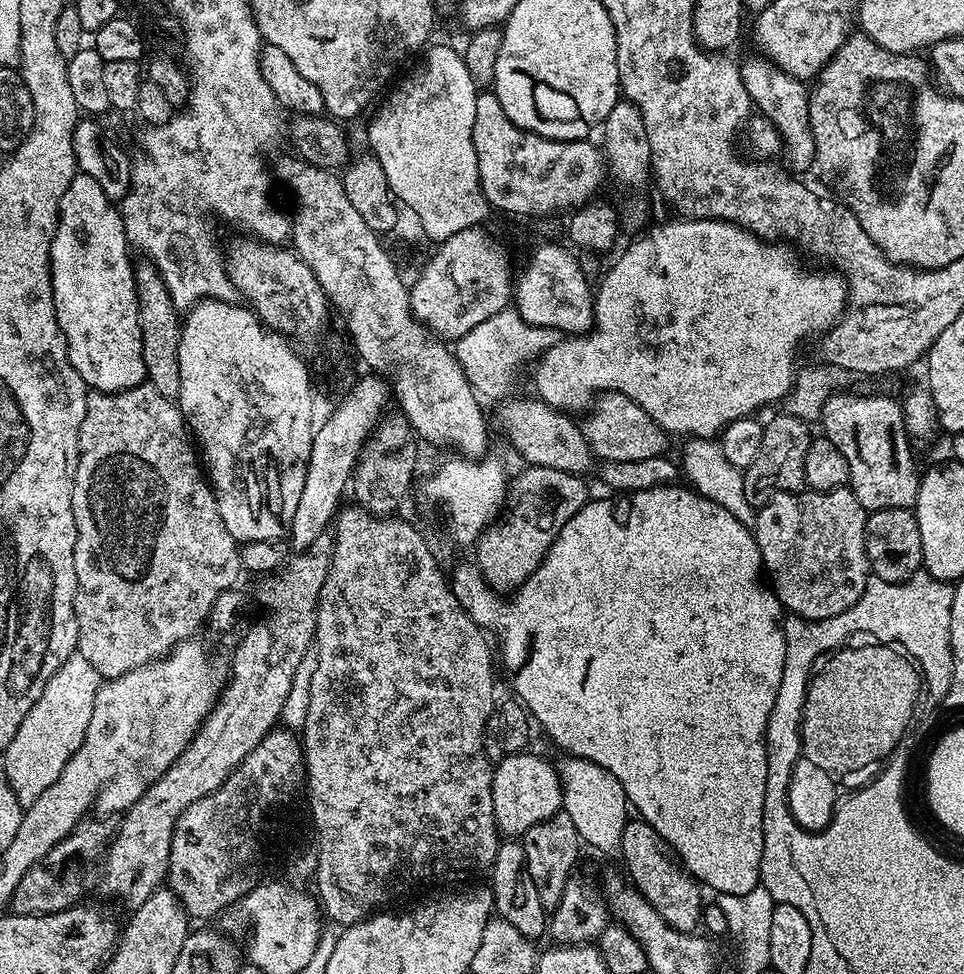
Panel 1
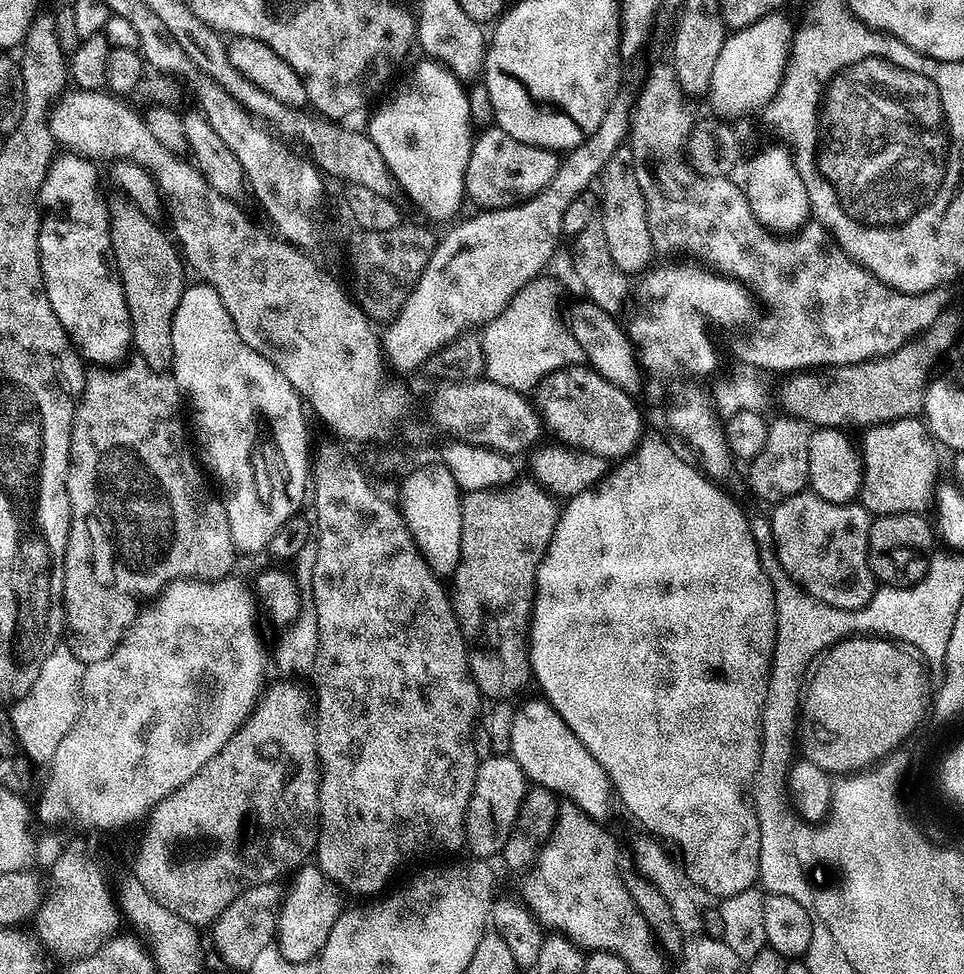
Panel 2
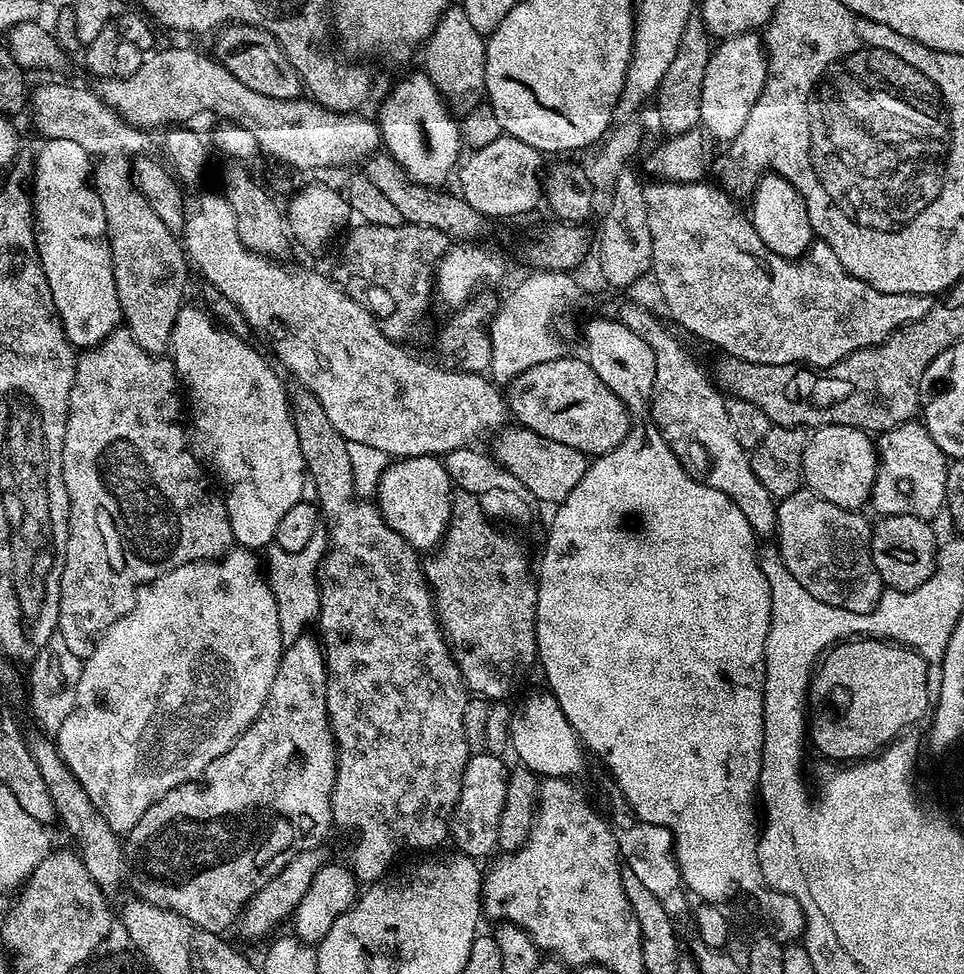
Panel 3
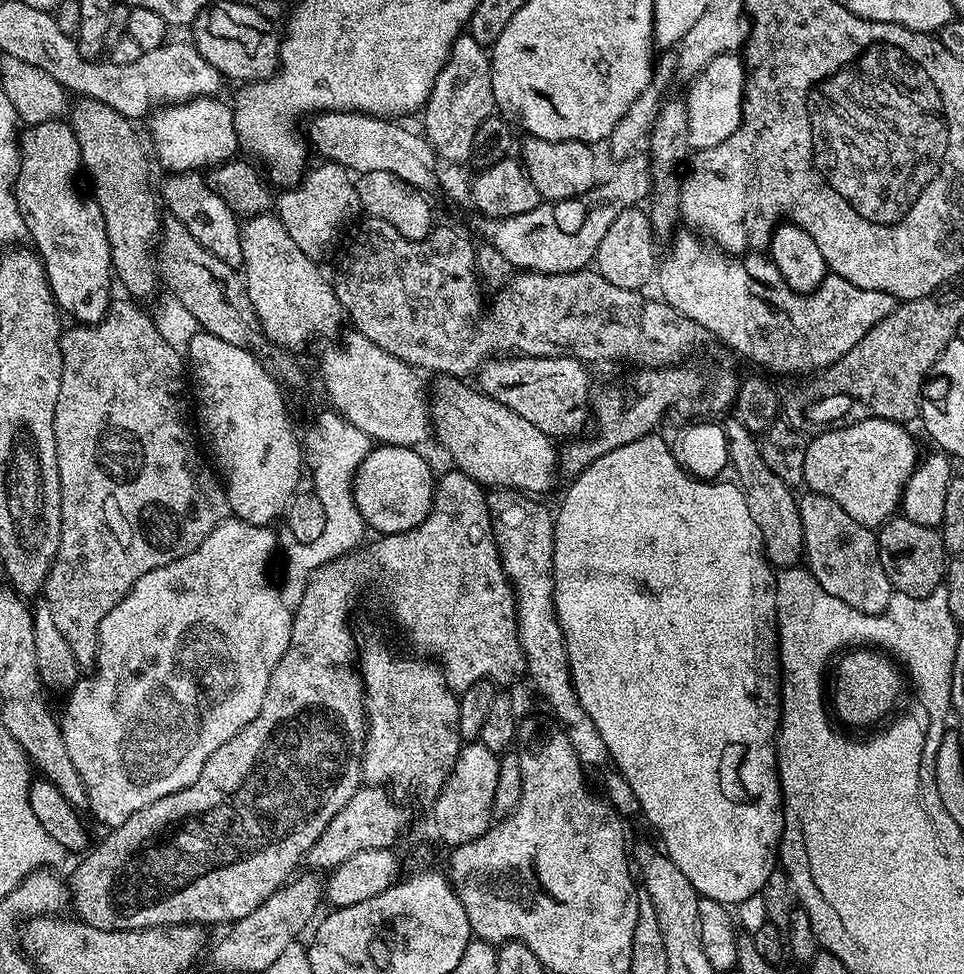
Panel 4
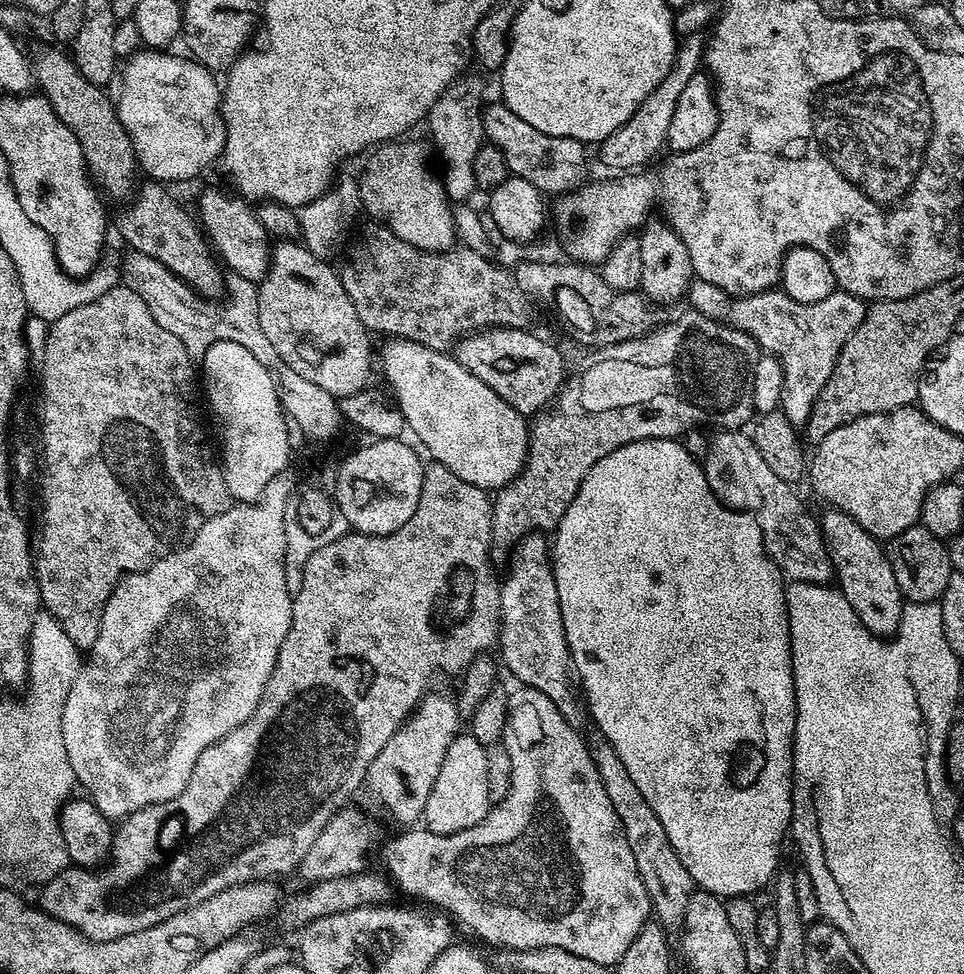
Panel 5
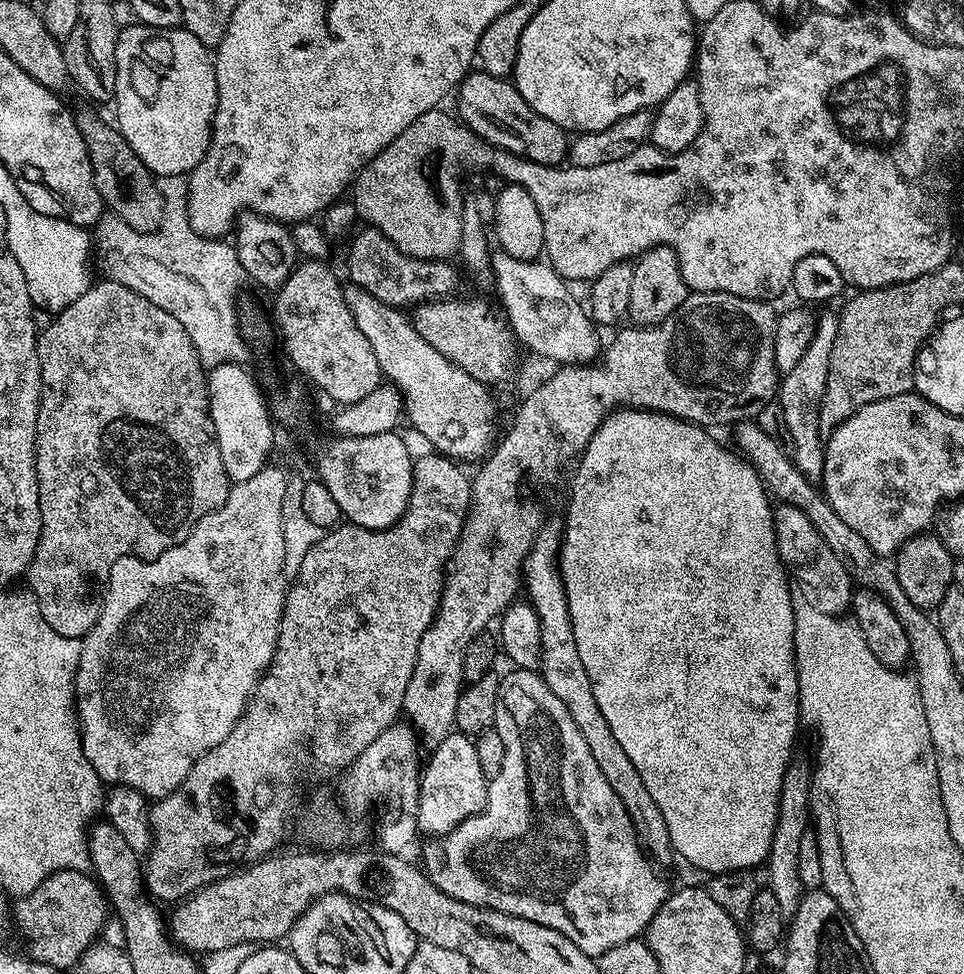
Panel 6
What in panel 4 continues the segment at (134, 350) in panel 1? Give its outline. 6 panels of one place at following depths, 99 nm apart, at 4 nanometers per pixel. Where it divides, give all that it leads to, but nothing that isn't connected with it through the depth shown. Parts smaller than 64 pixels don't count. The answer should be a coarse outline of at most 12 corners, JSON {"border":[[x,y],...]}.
{"border":[[63,119],[19,133],[16,201],[61,313],[114,284],[102,210]]}

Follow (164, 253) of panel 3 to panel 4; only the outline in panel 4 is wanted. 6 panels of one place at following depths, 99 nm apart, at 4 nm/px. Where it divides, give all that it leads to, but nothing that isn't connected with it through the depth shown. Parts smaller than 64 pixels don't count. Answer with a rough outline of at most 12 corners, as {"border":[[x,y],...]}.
{"border":[[70,108],[115,279],[144,302],[158,285],[162,208],[131,119]]}

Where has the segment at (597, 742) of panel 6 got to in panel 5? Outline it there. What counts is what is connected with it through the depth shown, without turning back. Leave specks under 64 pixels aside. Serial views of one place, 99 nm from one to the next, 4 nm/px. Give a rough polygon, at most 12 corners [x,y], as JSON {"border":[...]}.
{"border":[[591,754],[624,823],[655,919],[684,927],[694,891],[682,858],[622,758]]}

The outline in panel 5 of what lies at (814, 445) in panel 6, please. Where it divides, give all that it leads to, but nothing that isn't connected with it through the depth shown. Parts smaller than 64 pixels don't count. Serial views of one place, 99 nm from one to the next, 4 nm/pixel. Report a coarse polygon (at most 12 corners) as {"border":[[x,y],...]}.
{"border":[[697,279],[686,300],[743,328],[784,375],[779,411],[808,419],[865,301],[839,290],[730,296]]}

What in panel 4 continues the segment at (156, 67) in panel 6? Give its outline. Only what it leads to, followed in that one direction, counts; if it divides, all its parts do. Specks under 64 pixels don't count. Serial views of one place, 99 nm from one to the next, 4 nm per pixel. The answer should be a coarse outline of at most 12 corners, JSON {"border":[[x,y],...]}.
{"border":[[200,96],[157,107],[151,147],[169,173],[237,155],[232,110]]}

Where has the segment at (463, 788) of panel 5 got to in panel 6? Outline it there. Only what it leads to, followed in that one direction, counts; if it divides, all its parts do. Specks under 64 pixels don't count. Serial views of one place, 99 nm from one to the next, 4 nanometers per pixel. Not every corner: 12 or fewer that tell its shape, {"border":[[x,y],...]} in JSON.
{"border":[[448,733],[420,774],[417,829],[443,838],[486,806],[473,737]]}

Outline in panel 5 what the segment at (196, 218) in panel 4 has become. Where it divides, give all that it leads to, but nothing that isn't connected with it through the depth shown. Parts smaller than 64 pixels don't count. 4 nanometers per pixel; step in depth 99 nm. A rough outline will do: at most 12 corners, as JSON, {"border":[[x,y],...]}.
{"border":[[216,188],[194,212],[233,276],[259,282],[270,235],[249,201]]}

